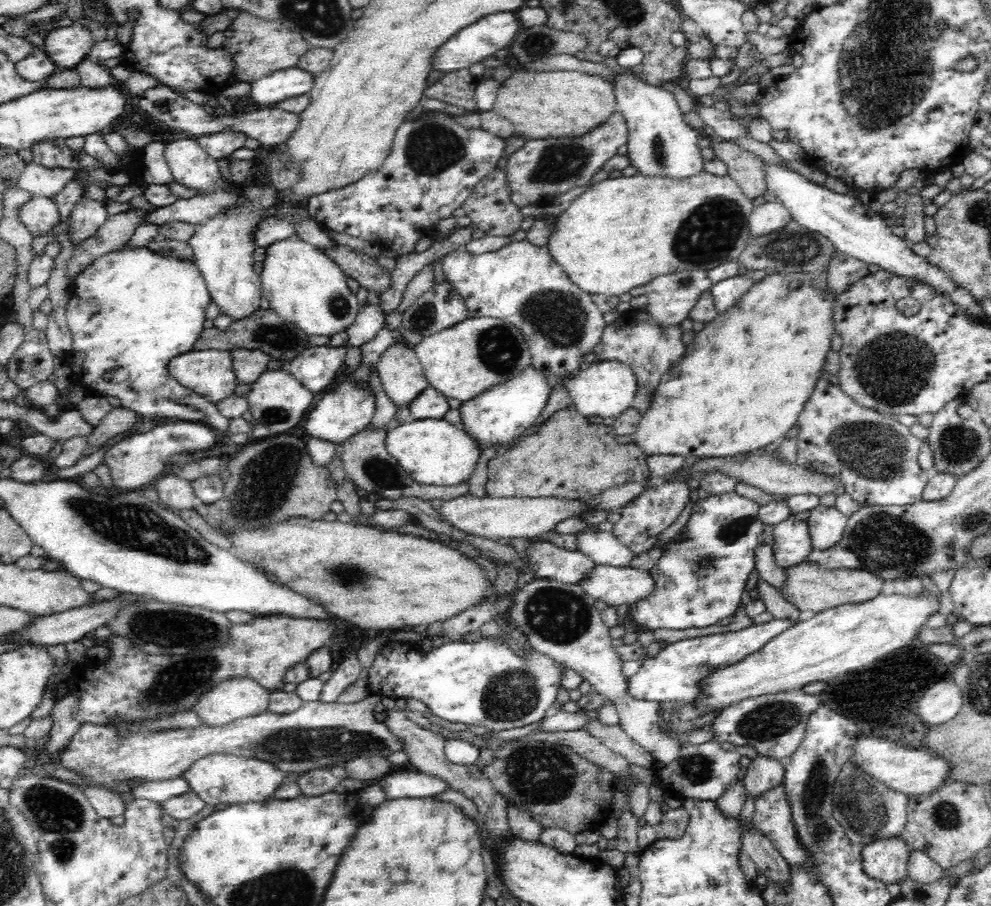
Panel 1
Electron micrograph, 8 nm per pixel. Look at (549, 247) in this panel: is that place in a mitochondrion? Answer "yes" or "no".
no

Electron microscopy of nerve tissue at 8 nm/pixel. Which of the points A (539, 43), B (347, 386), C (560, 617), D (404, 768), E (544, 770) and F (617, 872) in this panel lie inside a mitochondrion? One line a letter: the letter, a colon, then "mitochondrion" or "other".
A: mitochondrion
B: other
C: mitochondrion
D: other
E: mitochondrion
F: other

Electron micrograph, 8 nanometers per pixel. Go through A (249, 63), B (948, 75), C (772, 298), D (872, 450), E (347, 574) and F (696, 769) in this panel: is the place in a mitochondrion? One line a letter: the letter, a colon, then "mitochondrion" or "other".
A: other
B: other
C: other
D: mitochondrion
E: mitochondrion
F: mitochondrion

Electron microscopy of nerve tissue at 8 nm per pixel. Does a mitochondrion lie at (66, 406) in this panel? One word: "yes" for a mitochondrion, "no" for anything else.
no

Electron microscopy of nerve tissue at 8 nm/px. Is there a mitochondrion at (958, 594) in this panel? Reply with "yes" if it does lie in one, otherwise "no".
no

